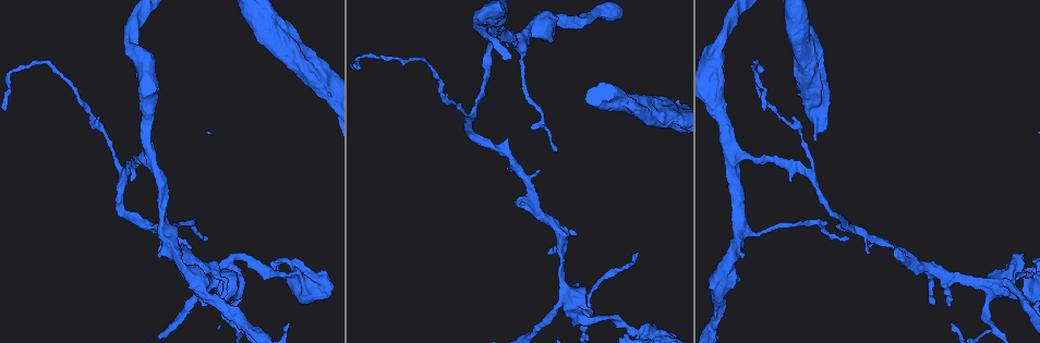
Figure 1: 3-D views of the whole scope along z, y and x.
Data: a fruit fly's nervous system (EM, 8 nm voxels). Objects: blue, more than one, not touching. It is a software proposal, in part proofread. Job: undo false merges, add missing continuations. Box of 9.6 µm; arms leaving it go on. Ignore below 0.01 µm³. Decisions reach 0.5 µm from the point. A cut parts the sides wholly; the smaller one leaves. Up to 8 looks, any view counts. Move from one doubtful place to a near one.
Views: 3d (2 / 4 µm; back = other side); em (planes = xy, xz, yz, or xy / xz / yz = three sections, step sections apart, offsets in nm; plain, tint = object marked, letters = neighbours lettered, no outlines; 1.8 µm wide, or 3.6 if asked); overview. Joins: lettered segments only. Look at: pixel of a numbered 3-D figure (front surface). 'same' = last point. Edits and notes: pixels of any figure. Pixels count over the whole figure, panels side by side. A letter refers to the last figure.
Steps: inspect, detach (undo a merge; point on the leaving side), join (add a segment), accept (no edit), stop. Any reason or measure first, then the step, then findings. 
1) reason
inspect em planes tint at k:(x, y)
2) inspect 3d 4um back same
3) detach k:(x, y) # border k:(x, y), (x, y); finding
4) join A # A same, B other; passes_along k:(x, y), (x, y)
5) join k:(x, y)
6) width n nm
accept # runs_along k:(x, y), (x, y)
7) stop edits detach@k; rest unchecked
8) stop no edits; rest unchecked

sudden change in width
inspect 3d 2um at 1:(133, 51)

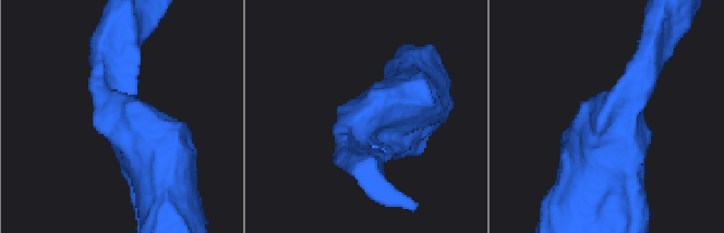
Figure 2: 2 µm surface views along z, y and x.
arm_widths 220, 500 nm
inspect em planes plain at 2:(610, 118)

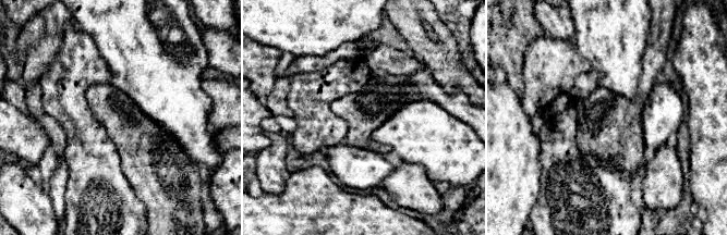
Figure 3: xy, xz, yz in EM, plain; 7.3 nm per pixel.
inspect em planes letters same

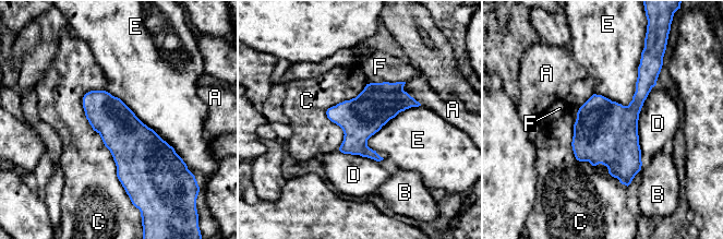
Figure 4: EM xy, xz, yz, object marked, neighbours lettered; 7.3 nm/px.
longest_contact C 850 nm
accept # A other, B other, C other, D other, E other, F other; all the same neuron

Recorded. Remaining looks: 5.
inspect em 3.6um planes letters at 1:(519, 201)

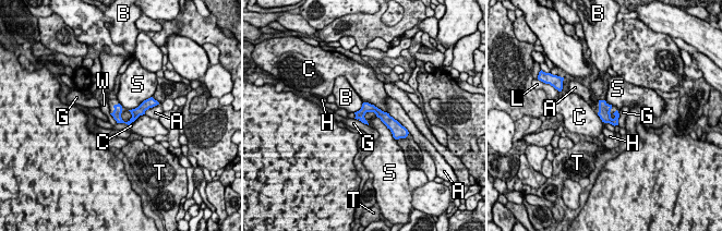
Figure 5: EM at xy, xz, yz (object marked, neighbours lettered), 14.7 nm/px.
accept # A other, B other, C other, G other, H other, L other, S other, T other, W other; border 5:(363, 102), (355, 112); no lettered segment goes on from it

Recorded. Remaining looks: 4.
calibre changes
inspect em 3.6um planes letters at 1:(1003, 281)

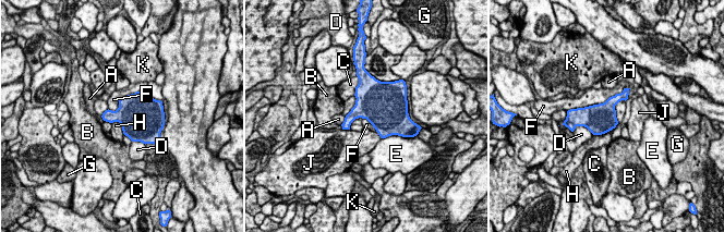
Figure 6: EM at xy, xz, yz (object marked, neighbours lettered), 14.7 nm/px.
width 420 nm
accept # A other, B other, C other, D other, E other, F other, G other, H other, J other, K other; border 6:(624, 88), (602, 102), (574, 109); one neuron here

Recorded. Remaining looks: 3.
stop no edits; rest unchecked

